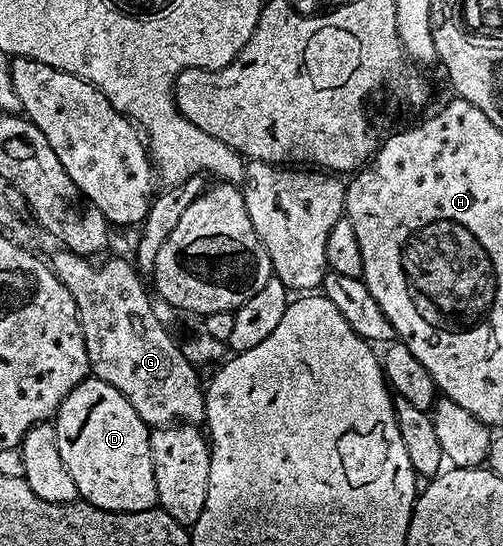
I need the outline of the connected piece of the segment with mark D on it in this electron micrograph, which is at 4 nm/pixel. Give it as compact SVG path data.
M86 377L65 397L53 416L57 450L77 485L79 499L106 511L149 511L158 504L153 481L151 431L113 385Z

